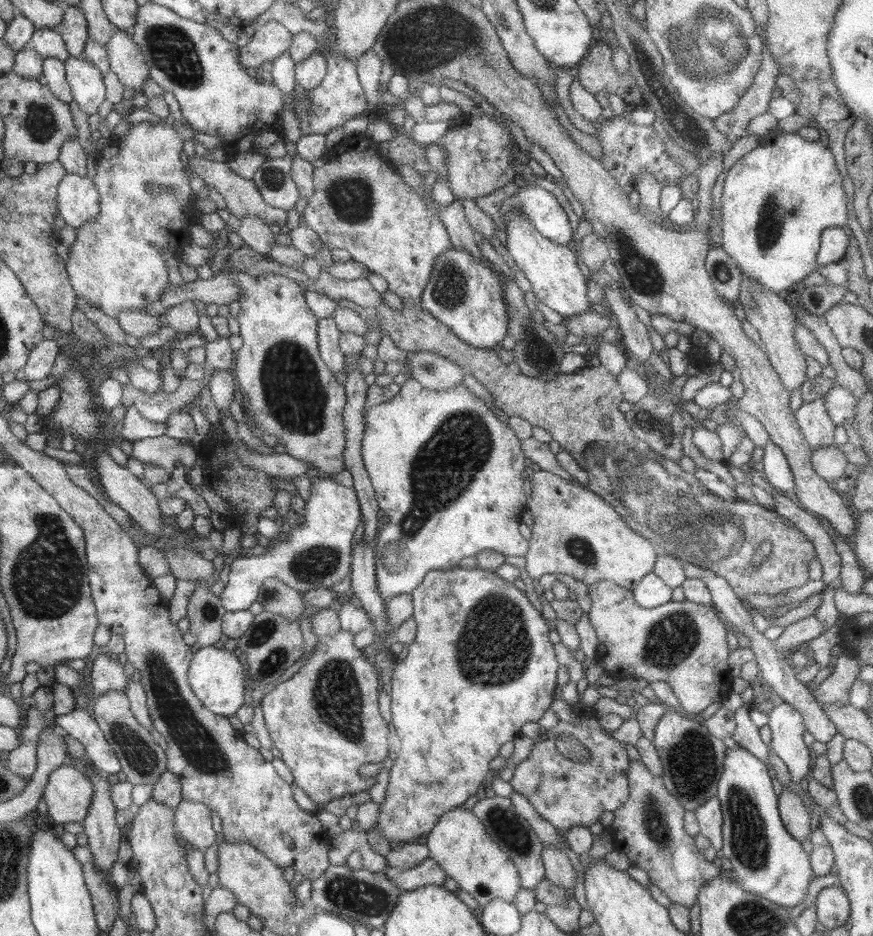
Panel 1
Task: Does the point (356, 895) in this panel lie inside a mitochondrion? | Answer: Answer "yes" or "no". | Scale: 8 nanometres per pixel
yes

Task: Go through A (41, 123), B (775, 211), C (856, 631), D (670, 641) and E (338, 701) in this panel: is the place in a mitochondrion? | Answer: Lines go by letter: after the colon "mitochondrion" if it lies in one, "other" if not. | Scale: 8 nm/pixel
A: mitochondrion
B: mitochondrion
C: other
D: mitochondrion
E: mitochondrion

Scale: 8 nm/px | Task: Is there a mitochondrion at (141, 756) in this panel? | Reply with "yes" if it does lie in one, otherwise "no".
yes

